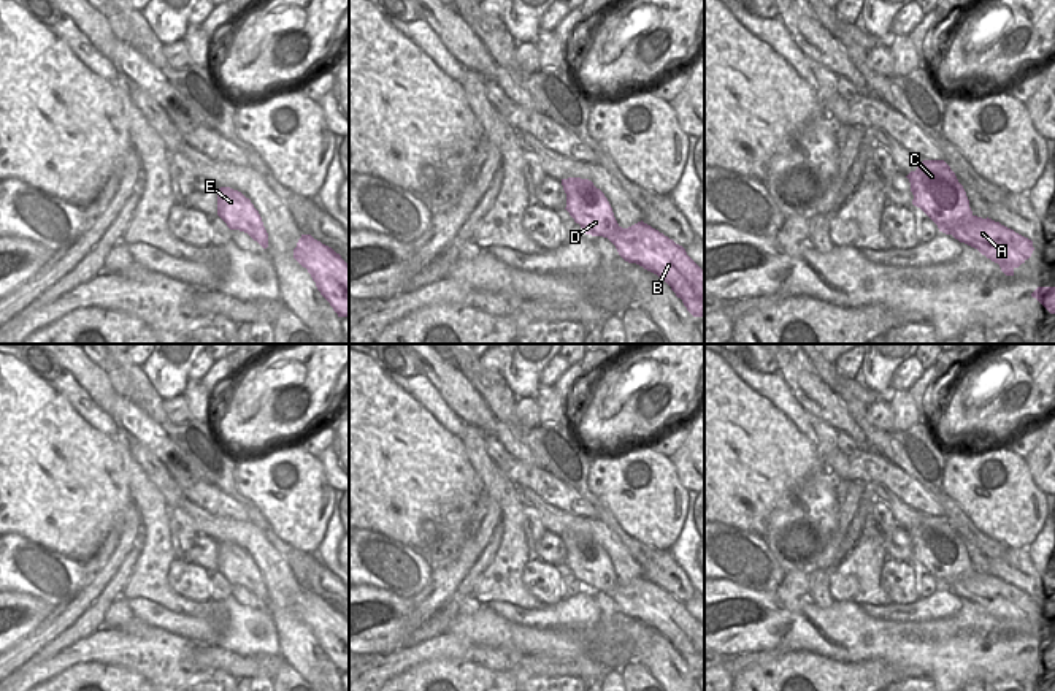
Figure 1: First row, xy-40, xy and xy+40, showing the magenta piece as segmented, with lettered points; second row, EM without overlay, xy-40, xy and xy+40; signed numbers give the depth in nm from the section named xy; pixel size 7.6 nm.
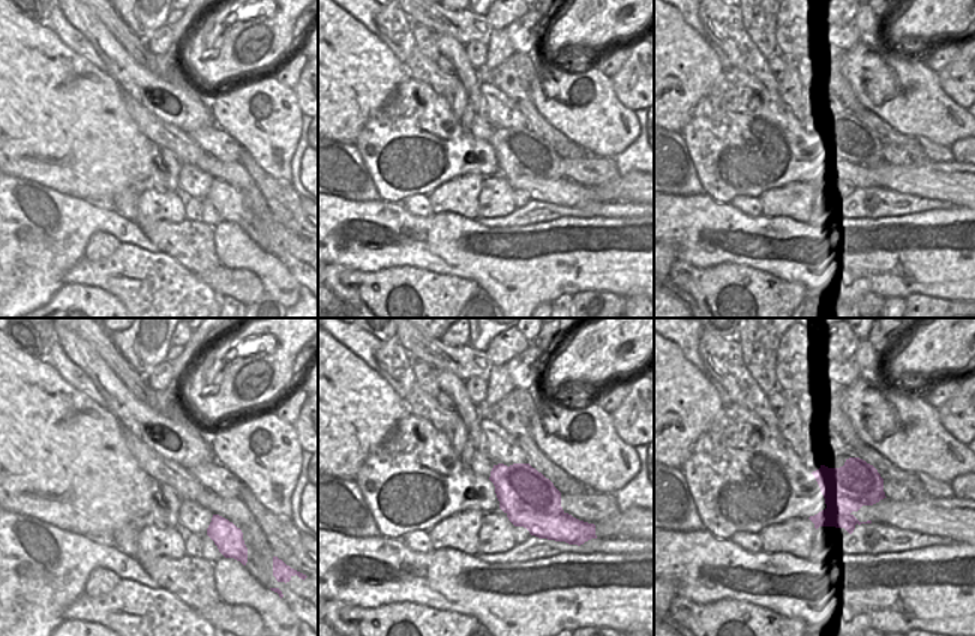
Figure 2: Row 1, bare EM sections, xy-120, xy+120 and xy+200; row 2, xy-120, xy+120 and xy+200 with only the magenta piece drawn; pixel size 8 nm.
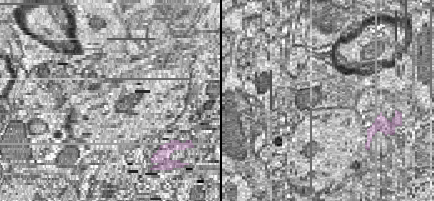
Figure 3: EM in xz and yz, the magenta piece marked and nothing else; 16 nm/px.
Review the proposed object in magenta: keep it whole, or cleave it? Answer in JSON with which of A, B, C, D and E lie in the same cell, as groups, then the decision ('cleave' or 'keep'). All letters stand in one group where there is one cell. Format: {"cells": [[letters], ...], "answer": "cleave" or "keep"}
{"cells": [["A", "B"], ["C", "D", "E"]], "answer": "cleave"}

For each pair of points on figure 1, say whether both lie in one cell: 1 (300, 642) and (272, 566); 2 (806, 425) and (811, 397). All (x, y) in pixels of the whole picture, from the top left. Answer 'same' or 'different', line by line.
1: same
2: different

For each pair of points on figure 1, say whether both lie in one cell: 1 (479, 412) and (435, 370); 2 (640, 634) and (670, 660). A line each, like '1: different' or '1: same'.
1: same
2: same

